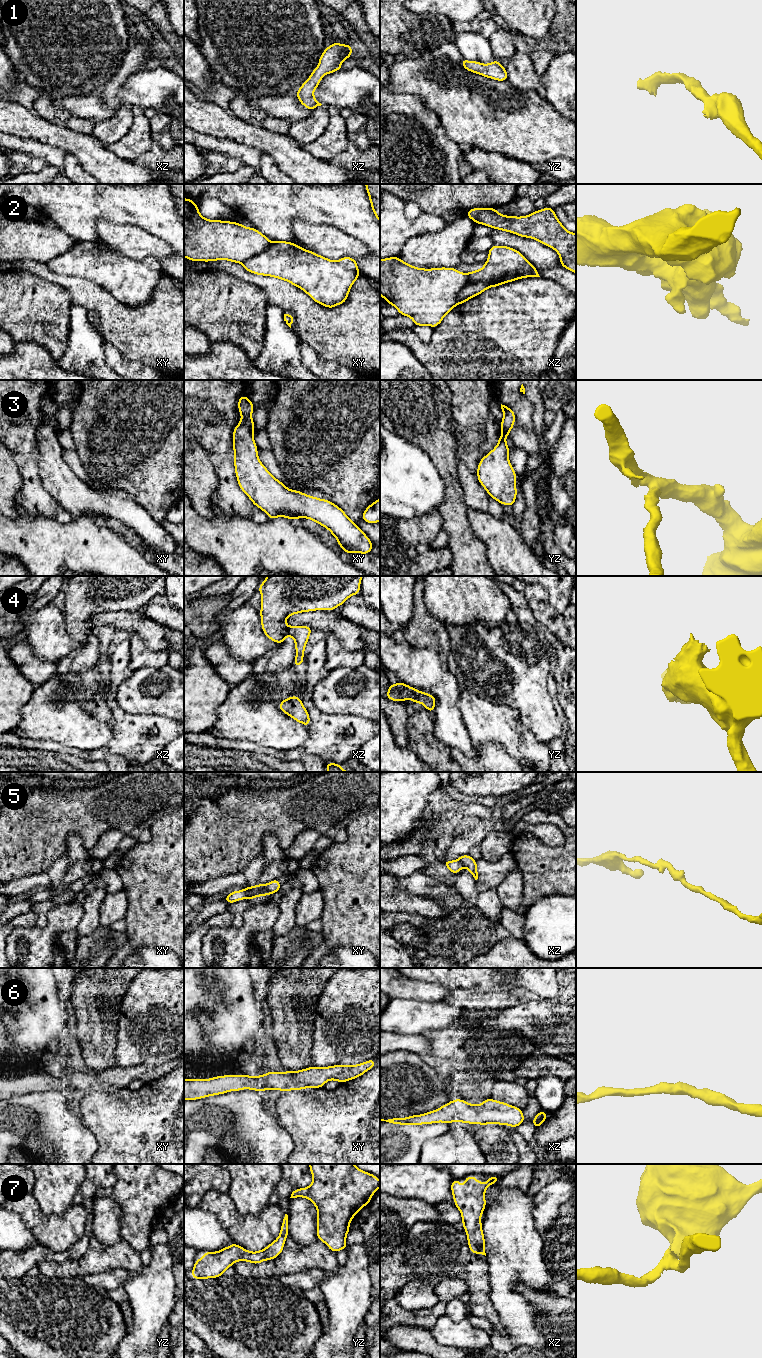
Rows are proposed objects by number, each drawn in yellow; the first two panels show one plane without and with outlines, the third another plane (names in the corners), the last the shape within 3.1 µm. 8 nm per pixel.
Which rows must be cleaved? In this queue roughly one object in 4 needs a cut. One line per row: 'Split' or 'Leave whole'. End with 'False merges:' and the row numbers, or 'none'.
1: Leave whole
2: Split
3: Leave whole
4: Leave whole
5: Split
6: Leave whole
7: Leave whole
False merges: 2, 5

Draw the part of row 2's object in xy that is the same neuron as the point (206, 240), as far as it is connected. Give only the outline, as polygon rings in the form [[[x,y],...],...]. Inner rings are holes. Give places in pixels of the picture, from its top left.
[[[184,198],[184,257],[190,261],[227,260],[243,263],[264,251],[271,241],[254,227],[248,228],[237,222],[204,218],[197,203]]]

